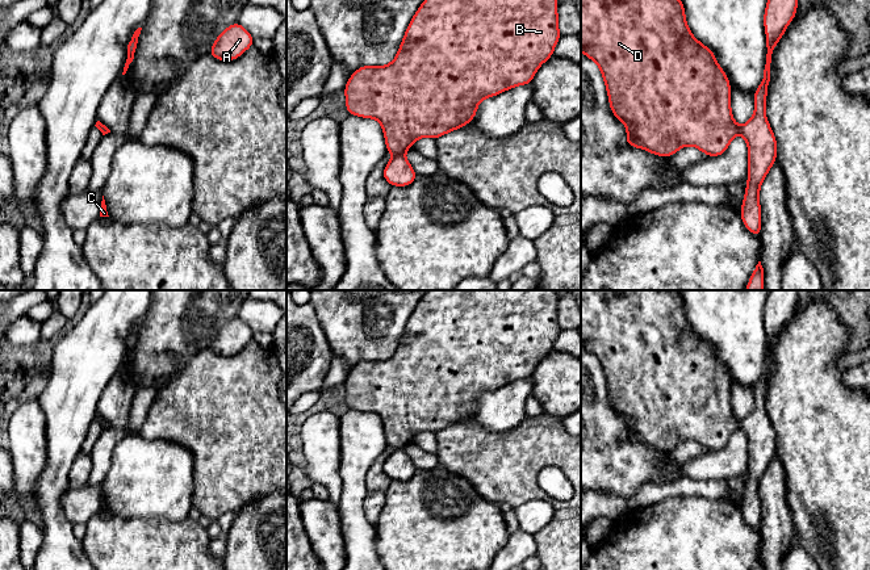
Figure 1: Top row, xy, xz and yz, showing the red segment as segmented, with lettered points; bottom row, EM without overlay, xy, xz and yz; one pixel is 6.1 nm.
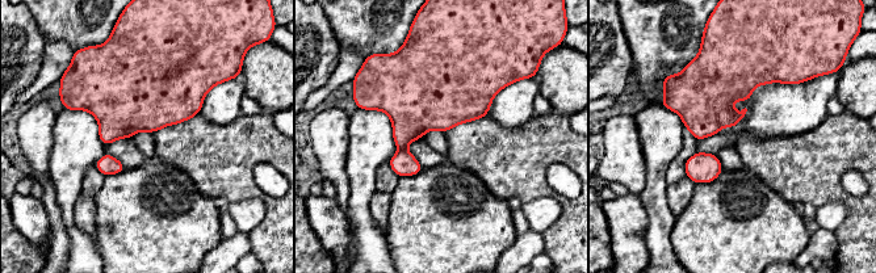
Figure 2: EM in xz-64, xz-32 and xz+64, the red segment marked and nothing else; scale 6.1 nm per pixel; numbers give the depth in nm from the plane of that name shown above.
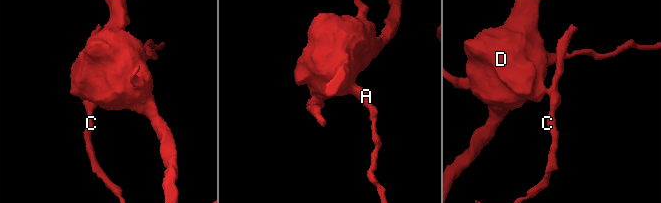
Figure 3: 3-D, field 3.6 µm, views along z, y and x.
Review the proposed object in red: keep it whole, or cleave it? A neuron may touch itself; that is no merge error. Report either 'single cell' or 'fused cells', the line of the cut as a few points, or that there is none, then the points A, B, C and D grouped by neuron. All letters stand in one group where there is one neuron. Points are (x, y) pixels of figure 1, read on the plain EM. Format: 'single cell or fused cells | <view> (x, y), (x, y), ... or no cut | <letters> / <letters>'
fused cells | xz (402, 448), (393, 451) | A B D / C

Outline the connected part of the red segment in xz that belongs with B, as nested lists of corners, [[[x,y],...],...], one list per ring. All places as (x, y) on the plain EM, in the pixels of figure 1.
[[[428,290],[411,313],[394,355],[380,361],[363,360],[350,370],[343,384],[348,408],[377,414],[393,450],[403,449],[417,433],[438,433],[465,420],[484,393],[531,378],[561,331],[557,301],[555,290]]]

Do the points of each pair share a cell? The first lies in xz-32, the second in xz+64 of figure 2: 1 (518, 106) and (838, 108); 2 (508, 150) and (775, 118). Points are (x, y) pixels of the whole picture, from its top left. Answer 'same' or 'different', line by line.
1: different
2: different

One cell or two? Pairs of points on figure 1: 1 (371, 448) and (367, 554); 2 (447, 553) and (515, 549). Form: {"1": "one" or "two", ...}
{"1": "one", "2": "two"}

